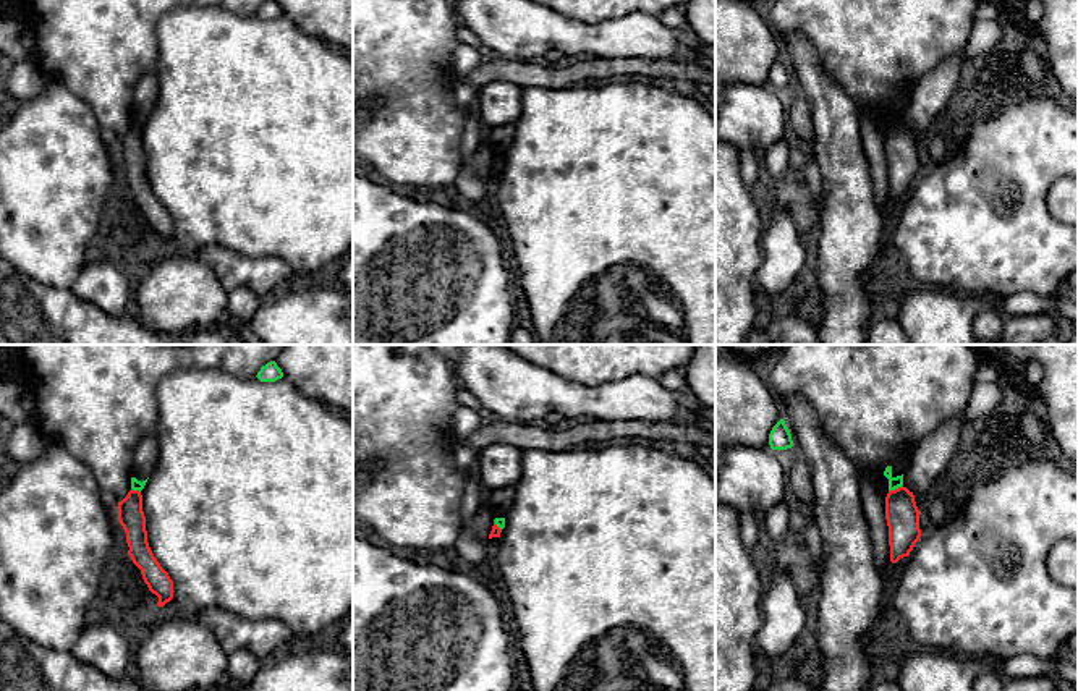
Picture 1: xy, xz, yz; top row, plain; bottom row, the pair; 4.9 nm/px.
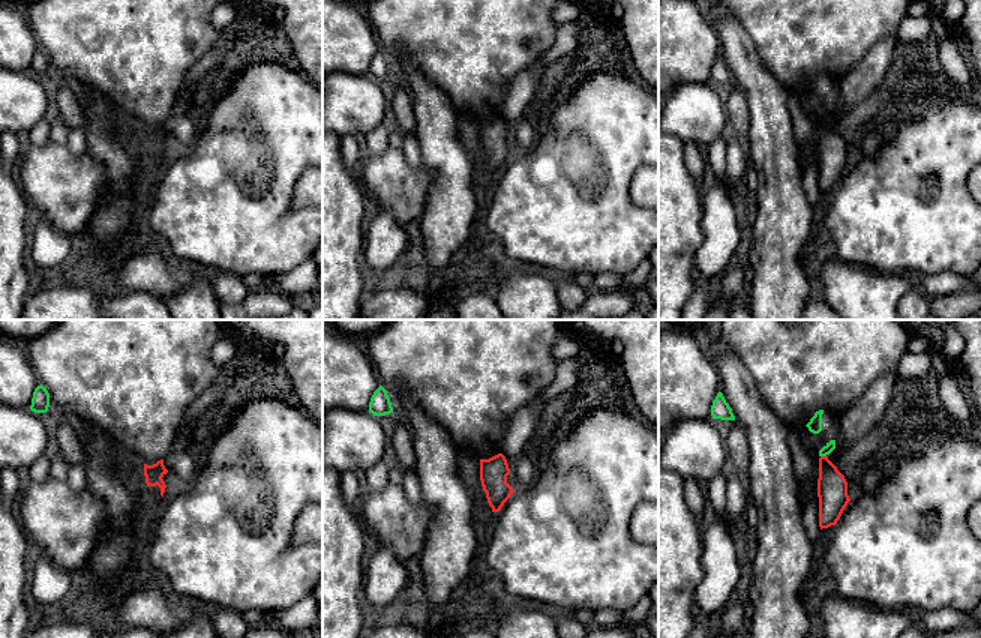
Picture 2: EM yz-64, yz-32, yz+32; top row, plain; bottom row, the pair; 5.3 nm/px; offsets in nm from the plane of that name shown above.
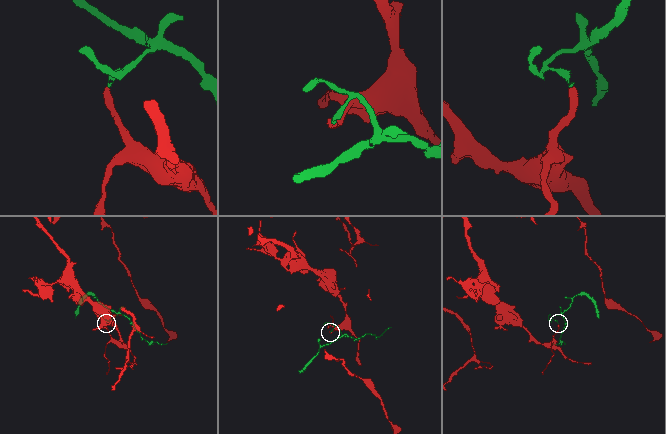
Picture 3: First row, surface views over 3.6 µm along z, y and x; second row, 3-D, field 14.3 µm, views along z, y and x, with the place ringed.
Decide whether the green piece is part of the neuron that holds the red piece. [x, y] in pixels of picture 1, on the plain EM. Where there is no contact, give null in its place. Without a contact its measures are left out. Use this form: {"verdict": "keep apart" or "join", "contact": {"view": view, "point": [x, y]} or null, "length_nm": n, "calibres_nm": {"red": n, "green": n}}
{"verdict": "keep apart", "contact": {"view": "yz", "point": [895, 127]}, "length_nm": 80, "calibres_nm": {"red": 170, "green": 60}}

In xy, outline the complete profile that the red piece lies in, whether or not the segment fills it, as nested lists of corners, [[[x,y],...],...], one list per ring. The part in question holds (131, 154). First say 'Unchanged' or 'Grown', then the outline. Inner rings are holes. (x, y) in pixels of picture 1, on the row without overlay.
Unchanged. [[[131,126],[117,146],[118,159],[126,170],[128,193],[141,207],[149,228],[159,235],[157,243],[163,244],[173,236],[173,218],[149,184],[141,129]]]

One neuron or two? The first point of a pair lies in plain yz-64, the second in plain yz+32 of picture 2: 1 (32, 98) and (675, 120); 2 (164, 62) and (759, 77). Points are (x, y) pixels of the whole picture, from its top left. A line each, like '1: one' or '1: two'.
1: one
2: two

